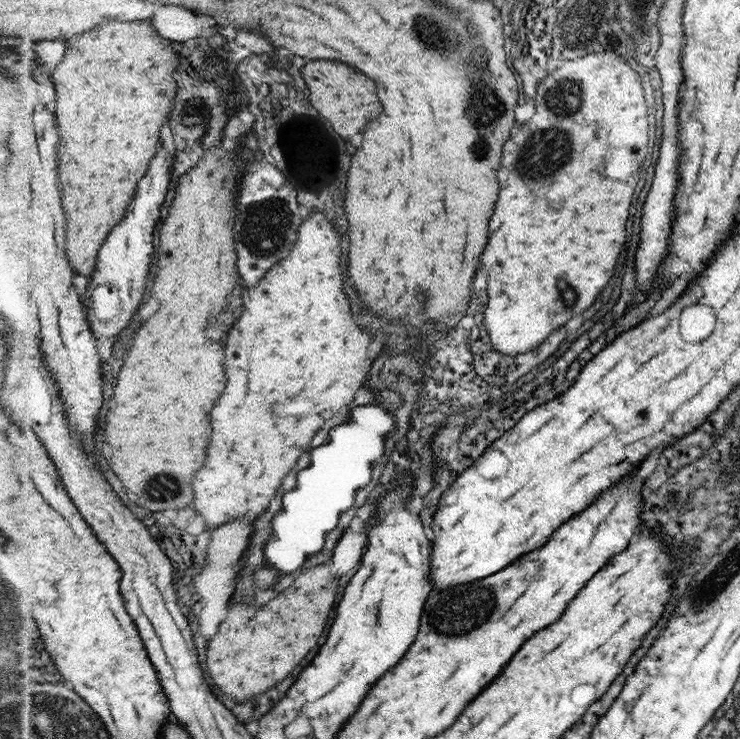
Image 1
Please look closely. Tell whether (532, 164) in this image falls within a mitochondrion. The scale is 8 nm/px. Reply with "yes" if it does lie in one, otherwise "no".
yes

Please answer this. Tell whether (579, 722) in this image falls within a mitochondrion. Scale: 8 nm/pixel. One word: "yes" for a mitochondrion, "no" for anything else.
no

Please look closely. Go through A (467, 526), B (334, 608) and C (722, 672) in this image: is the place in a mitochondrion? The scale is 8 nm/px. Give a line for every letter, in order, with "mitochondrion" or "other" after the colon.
A: other
B: other
C: other

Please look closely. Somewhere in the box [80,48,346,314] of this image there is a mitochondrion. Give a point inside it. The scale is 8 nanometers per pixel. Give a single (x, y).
(267, 226)

